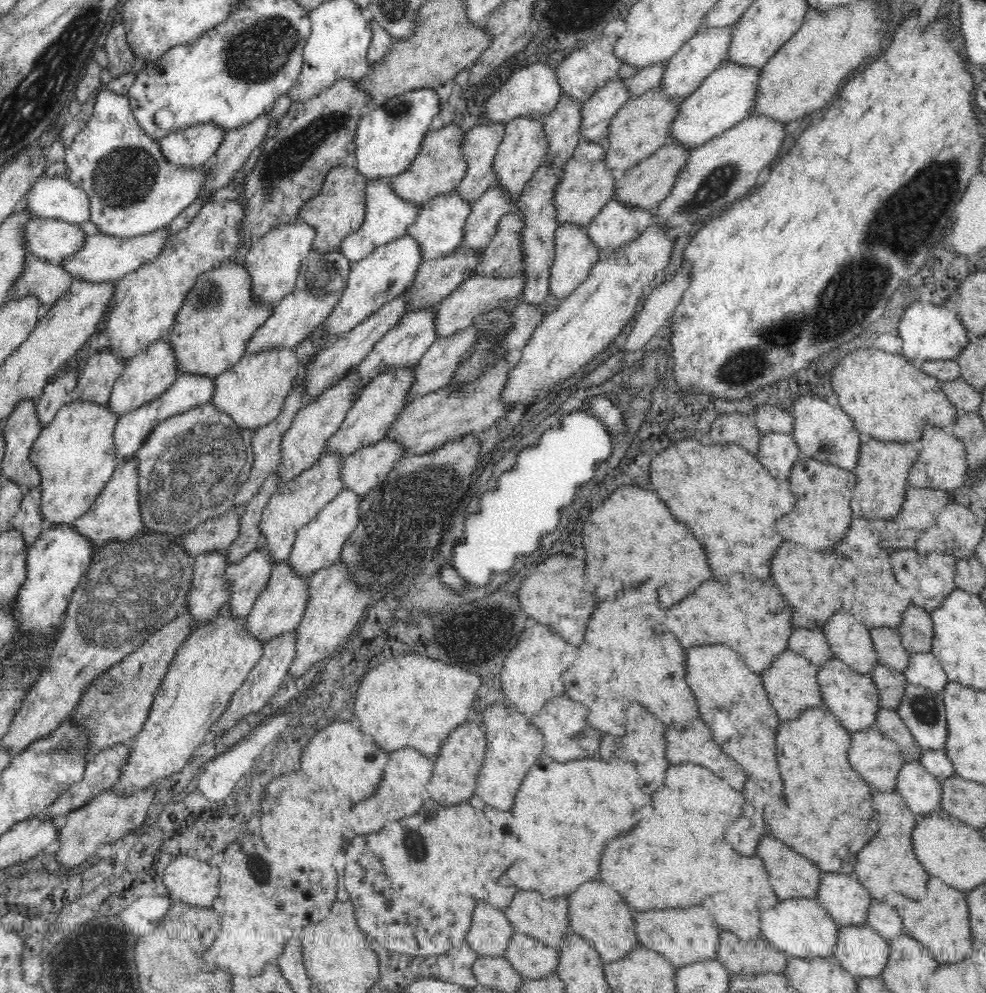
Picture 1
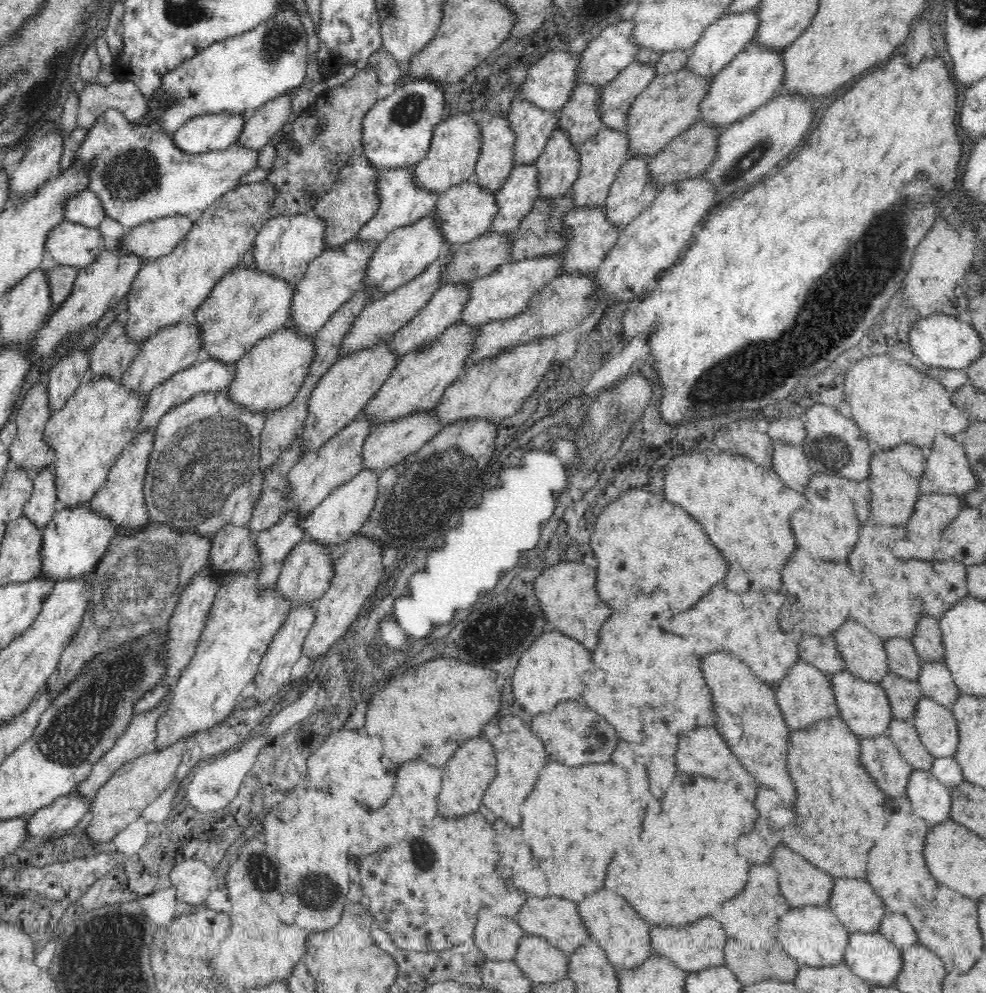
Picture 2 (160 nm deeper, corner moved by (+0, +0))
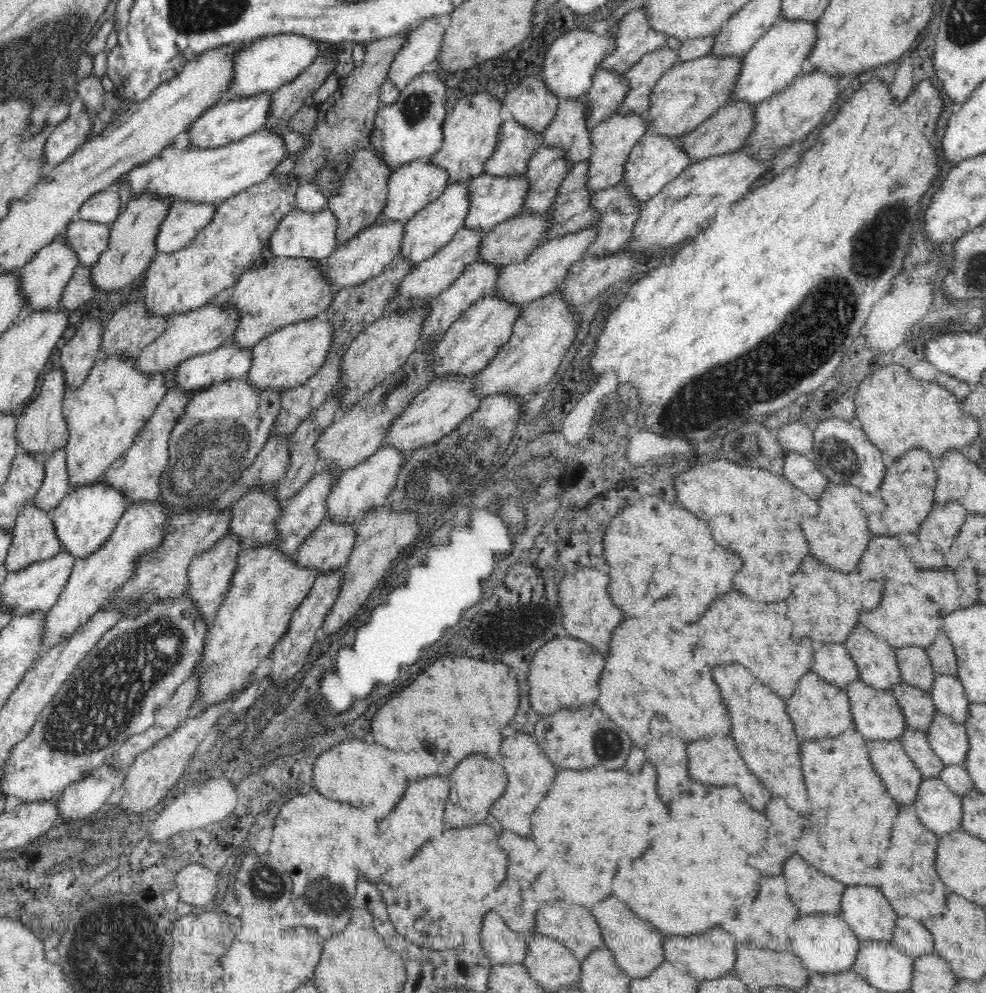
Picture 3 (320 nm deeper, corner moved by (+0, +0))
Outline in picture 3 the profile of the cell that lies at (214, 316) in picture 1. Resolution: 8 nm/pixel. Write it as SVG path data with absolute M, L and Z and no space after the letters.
M272 257L267 260L265 267L250 268L244 271L231 291L232 296L229 303L226 303L226 306L235 307L241 316L237 329L230 337L230 342L234 346L253 348L253 345L258 344L264 337L283 326L314 319L321 312L326 312L337 290L328 279L322 277L322 264L323 260L305 259L304 257L291 259Z

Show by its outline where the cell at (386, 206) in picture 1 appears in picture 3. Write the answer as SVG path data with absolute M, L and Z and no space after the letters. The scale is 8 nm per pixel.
M429 160L414 161L393 168L387 182L387 203L382 212L382 220L399 222L410 220L426 204L438 198L449 182L449 174L443 168L433 166Z

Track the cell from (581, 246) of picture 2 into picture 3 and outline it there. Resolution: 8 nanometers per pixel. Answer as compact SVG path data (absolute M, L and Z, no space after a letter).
M622 183L615 184L614 187L604 188L603 191L595 191L592 194L590 206L598 214L596 222L597 237L589 246L589 254L593 258L604 258L604 256L622 249L624 244L632 238L632 229L639 219L643 204L642 200L633 198L632 195L628 194Z

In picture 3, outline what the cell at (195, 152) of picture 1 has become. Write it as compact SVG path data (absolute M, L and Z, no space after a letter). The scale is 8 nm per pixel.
M264 93L249 99L221 100L210 107L198 120L193 121L186 132L196 148L218 148L227 144L238 142L246 136L250 136L265 128L269 118L272 94Z

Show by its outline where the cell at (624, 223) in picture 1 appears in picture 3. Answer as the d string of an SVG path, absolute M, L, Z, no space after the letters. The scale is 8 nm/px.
M648 132L634 145L625 164L622 186L633 198L642 200L651 199L664 188L668 181L676 178L686 167L693 164L684 150L681 150L681 136L664 136Z

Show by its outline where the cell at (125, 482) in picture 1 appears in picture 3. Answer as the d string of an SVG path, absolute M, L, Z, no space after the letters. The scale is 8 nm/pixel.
M168 389L164 398L157 404L150 420L136 436L131 448L128 448L121 458L109 466L104 475L105 482L124 493L128 505L152 502L160 495L160 474L169 464L169 437L172 436L177 421L181 419L182 413L185 412L194 394L194 391Z

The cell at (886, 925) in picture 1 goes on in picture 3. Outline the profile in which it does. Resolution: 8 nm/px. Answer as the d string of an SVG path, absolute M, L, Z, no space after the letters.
M910 917L898 919L892 942L914 958L935 953L936 950L932 932L928 932L928 929Z

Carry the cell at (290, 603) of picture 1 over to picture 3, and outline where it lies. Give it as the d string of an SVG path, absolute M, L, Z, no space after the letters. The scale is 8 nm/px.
M326 518L296 552L297 566L313 568L320 573L345 566L353 549L356 522L329 522Z

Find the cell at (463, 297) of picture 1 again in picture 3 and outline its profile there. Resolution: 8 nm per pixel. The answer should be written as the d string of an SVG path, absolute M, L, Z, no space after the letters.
M594 223L588 228L546 240L523 263L500 268L493 294L496 294L497 298L504 298L505 302L519 304L520 307L527 306L532 300L542 299L548 293L556 291L565 281L569 268L589 254L589 246L596 237L596 223Z

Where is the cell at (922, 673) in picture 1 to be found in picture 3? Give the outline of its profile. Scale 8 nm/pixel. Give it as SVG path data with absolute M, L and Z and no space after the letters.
M937 675L931 687L930 693L937 711L964 725L969 717L970 702L960 679L952 675Z

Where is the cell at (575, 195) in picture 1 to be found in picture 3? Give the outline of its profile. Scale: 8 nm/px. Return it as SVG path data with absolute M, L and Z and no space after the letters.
M616 114L598 122L591 128L591 155L589 156L589 171L586 186L590 191L603 191L604 188L614 187L624 180L624 167L627 163L630 151L635 144L646 134L648 126L643 115Z

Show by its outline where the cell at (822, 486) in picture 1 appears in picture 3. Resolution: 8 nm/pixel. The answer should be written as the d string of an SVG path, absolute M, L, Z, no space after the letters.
M830 488L828 494L825 494L819 501L821 504L821 511L817 517L804 516L801 519L802 530L810 542L810 552L830 564L832 568L836 570L842 570L842 572L852 572L858 568L860 564L860 558L868 546L868 540L870 540L870 530L868 530L868 524L866 524L866 514L860 510L860 506L854 506L854 508L846 508L846 504L850 506L850 492L840 492L842 488Z

